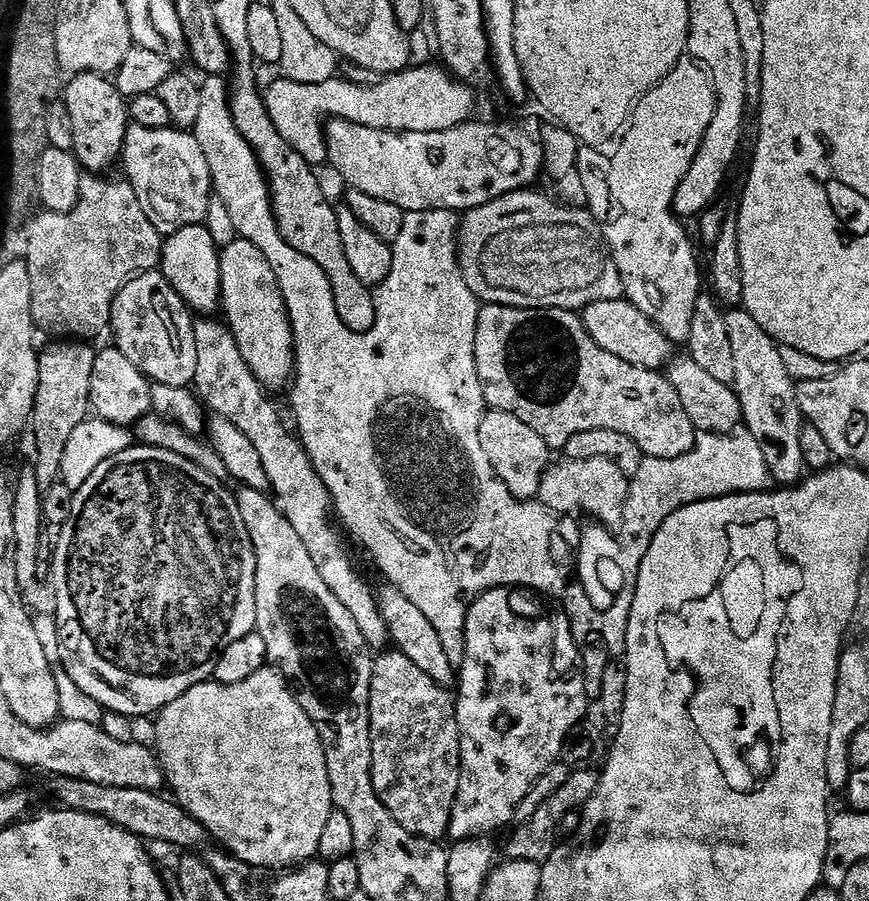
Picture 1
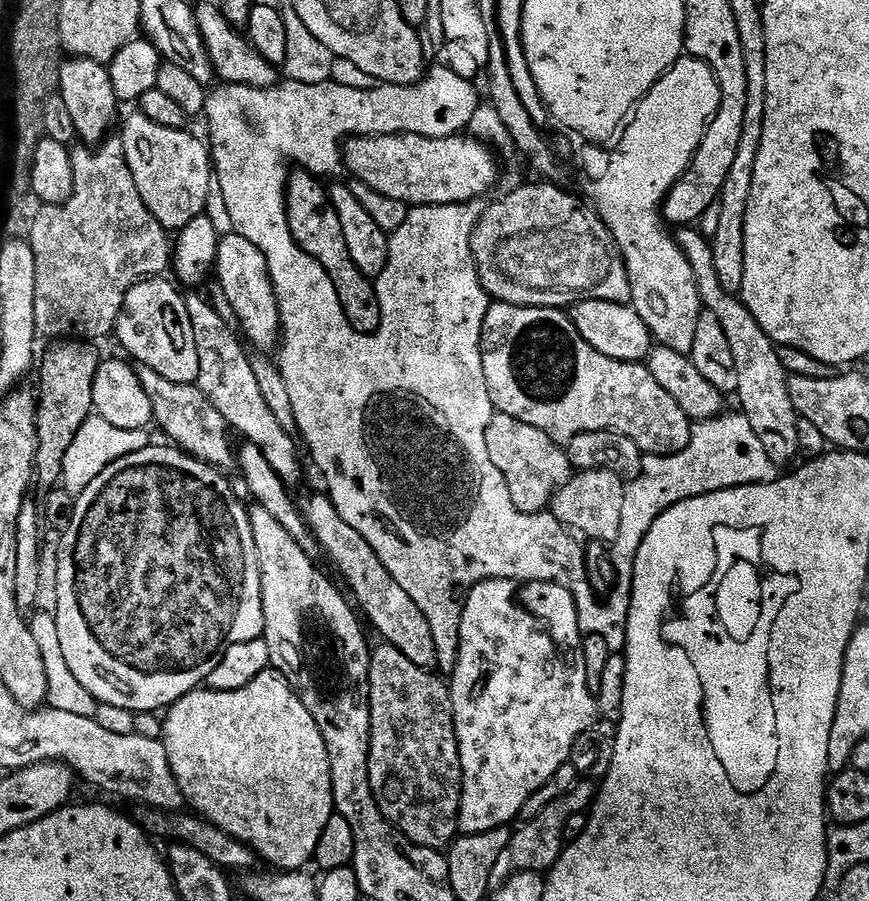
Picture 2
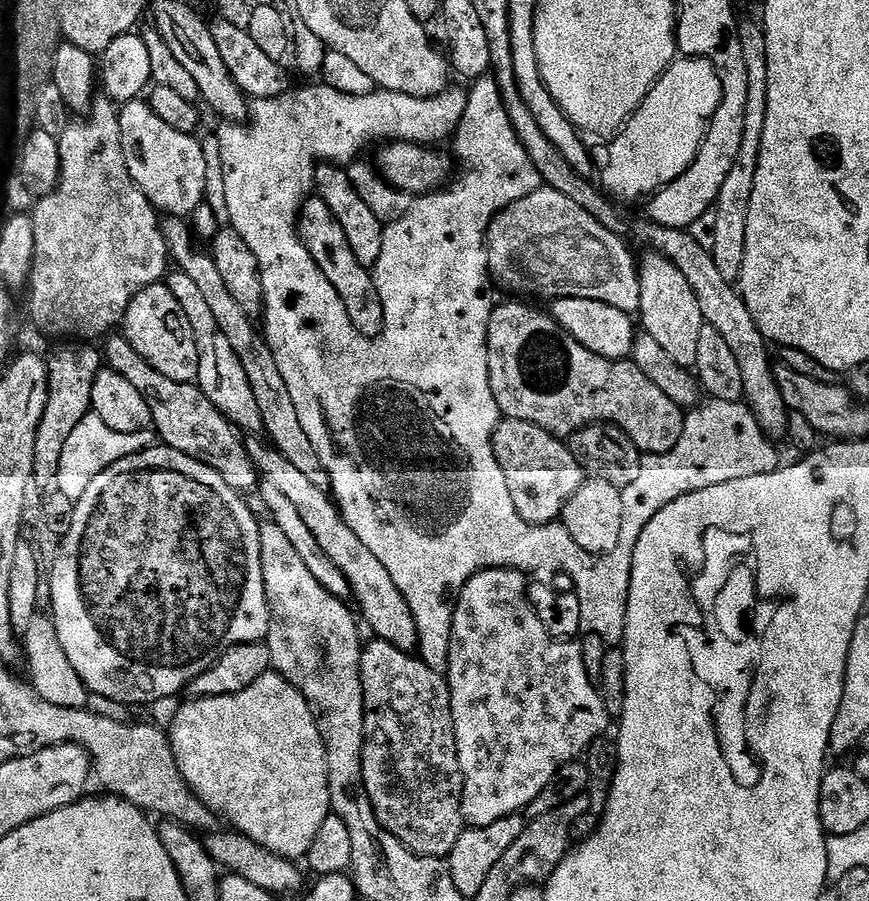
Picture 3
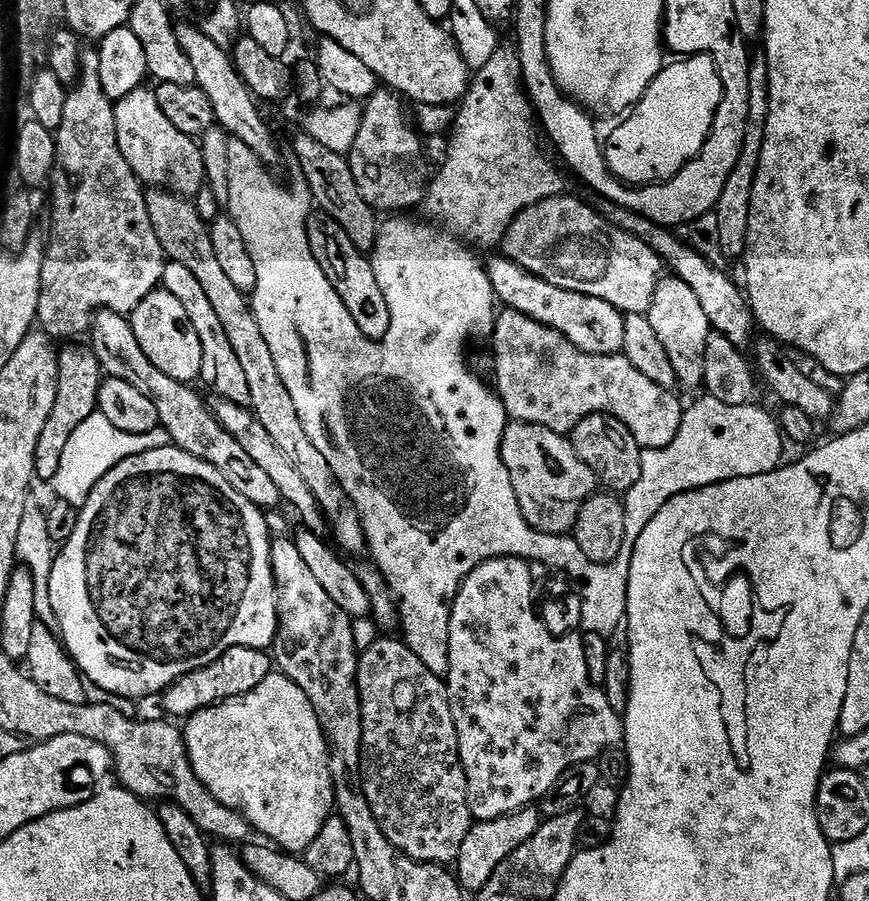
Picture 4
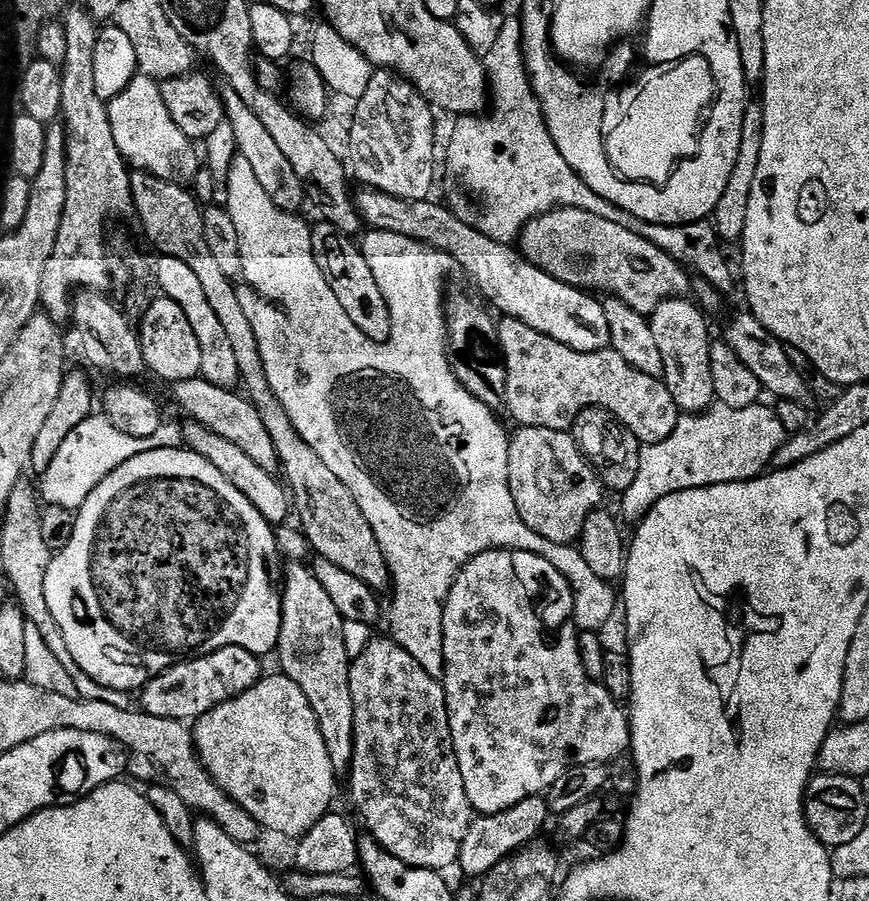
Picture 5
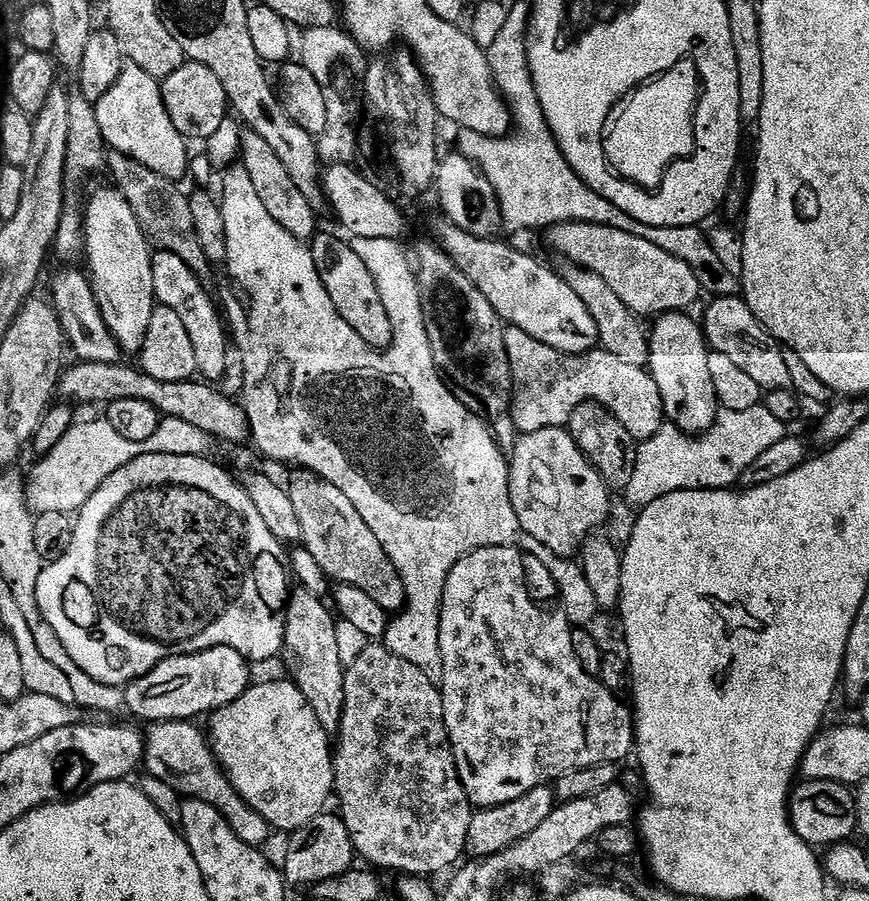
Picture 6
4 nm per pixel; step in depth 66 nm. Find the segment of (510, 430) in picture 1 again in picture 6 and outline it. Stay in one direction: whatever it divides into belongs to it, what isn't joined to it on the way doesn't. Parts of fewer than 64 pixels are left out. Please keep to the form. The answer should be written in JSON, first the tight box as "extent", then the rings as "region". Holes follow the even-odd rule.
{"extent":[508,428,612,558],"region":[[[564,428],[525,432],[517,439],[510,453],[508,485],[522,528],[530,537],[567,558],[575,557],[583,549],[612,508],[608,484],[582,454],[572,433]]]}

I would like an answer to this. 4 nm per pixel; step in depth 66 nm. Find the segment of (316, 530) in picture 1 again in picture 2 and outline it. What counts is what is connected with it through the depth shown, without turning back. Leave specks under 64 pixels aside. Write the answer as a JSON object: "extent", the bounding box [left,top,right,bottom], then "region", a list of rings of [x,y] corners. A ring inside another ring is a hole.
{"extent":[186,290,300,486],"region":[[[192,290],[186,296],[190,326],[194,326],[194,346],[198,350],[198,387],[206,398],[210,398],[214,410],[222,414],[229,429],[237,433],[240,431],[247,443],[258,446],[278,478],[286,485],[294,486],[300,480],[300,456],[296,453],[293,435],[279,425],[278,418],[274,418],[274,410],[266,406],[266,398],[262,398],[262,389],[258,387],[258,378],[254,378],[249,353],[244,353],[245,345],[237,329],[220,317],[207,295],[200,294]]]}

